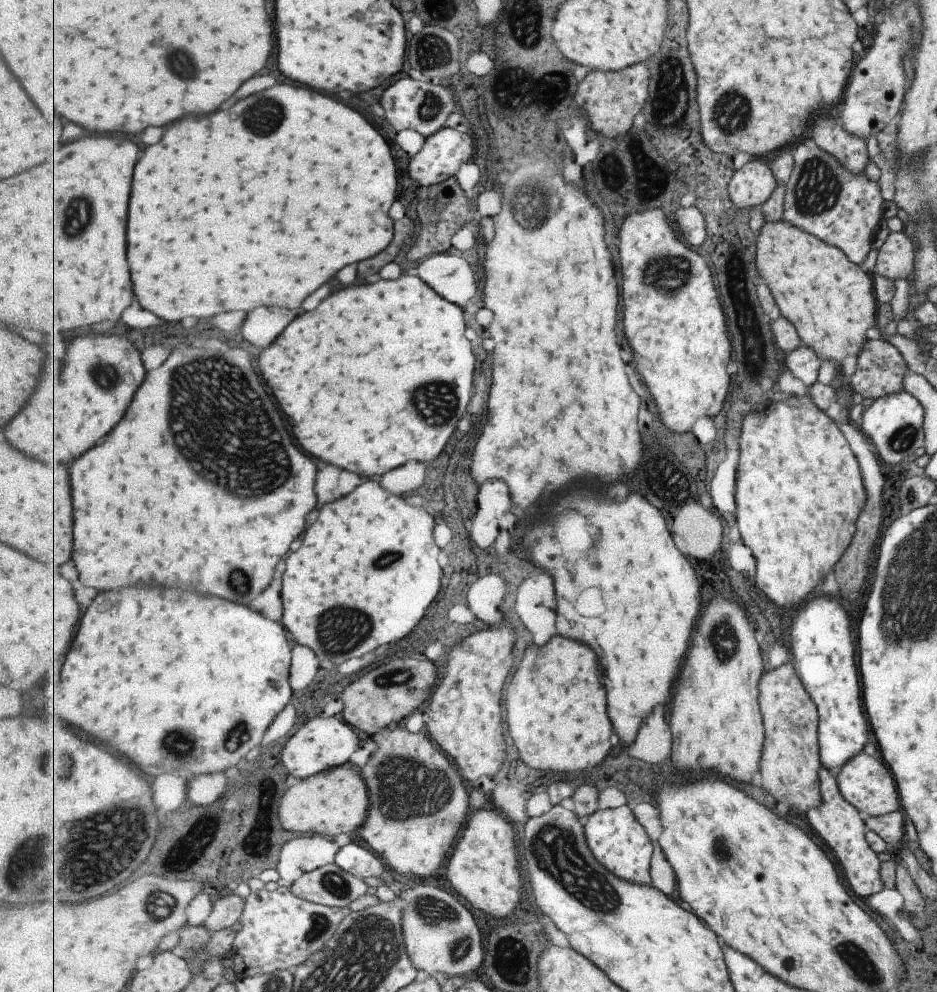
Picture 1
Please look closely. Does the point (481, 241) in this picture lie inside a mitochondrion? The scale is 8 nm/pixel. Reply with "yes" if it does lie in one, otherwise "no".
no

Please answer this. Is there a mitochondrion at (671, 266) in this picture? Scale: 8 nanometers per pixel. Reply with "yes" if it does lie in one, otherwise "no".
yes

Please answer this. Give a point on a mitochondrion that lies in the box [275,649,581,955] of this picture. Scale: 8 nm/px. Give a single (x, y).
(409, 789)

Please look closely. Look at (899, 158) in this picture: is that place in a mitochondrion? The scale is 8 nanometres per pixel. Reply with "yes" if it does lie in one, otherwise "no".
no

